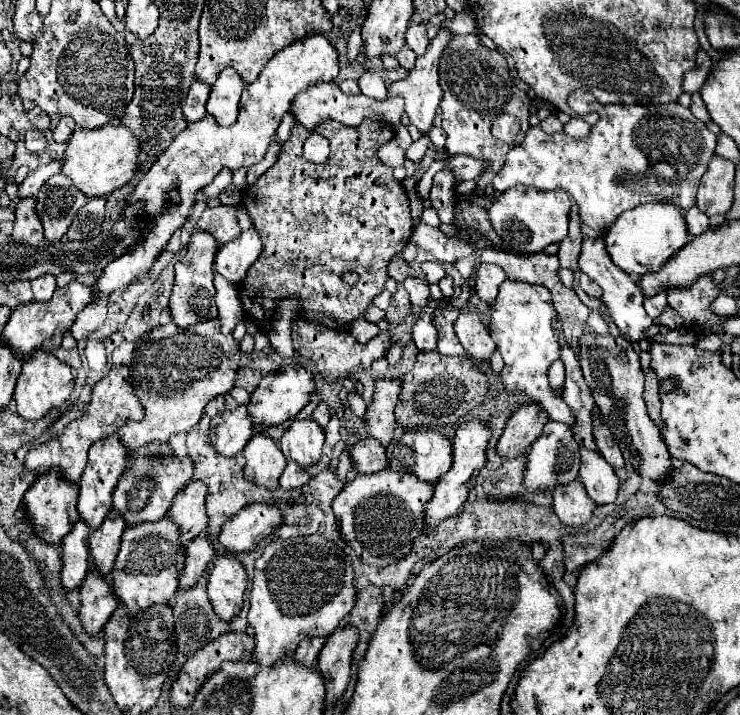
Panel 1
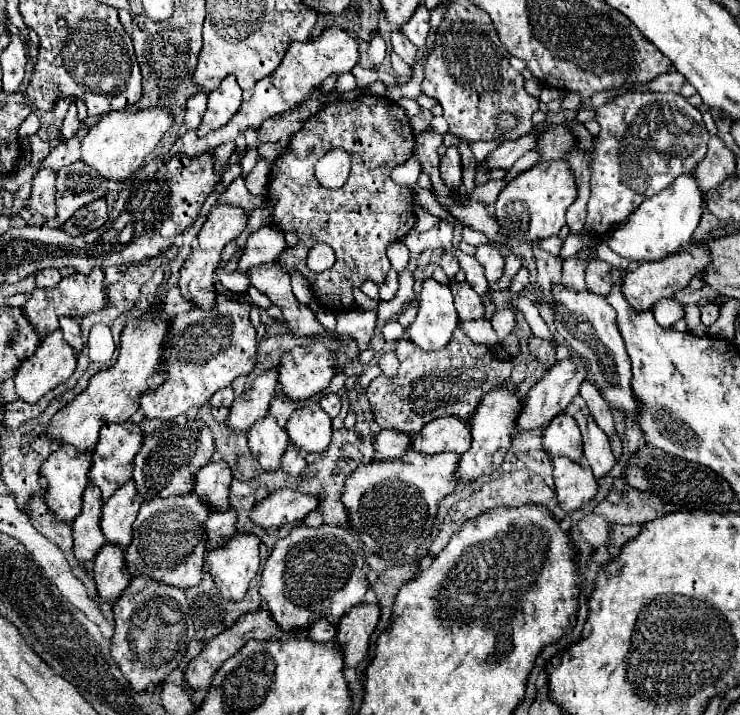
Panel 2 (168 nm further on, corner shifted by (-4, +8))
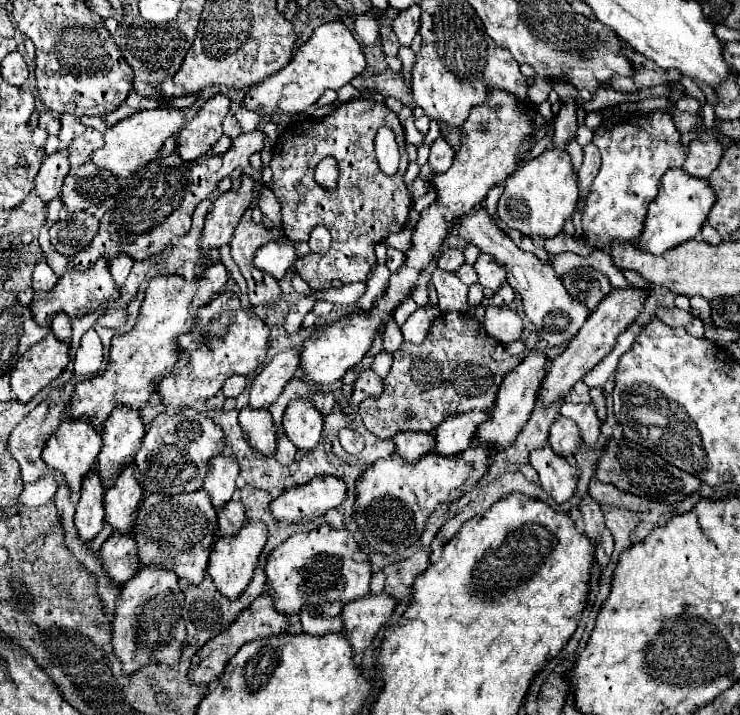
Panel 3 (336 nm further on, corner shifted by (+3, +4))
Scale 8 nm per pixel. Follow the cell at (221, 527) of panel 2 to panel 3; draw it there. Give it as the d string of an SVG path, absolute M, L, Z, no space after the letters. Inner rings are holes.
M231 499L225 507L217 511L217 527L219 527L219 537L223 535L233 535L237 533L245 523L245 509L241 501Z

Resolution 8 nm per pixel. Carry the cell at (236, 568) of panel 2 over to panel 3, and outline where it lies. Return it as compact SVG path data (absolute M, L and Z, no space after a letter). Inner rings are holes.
M247 523L247 527L241 527L237 535L221 537L215 541L215 545L211 549L207 573L213 579L213 583L221 595L225 595L233 601L235 597L239 597L245 591L245 587L249 585L249 581L253 577L253 571L257 567L257 557L263 549L265 541L267 541L267 527L263 523Z

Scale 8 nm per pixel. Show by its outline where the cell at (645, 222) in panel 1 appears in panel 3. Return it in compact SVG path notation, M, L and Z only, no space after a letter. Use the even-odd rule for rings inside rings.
M683 169L667 171L661 177L657 197L651 201L651 205L647 209L647 217L645 217L641 237L637 241L637 249L649 251L653 255L661 255L661 253L697 237L697 233L701 231L703 221L707 219L707 213L709 213L711 205L715 203L713 195L715 193L705 179L691 177Z

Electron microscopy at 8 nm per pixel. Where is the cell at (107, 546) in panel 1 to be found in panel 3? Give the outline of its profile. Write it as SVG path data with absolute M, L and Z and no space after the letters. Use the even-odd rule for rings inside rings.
M129 465L123 469L115 485L105 493L103 507L105 507L105 521L117 531L117 533L131 533L137 507L141 503L143 489L137 481L137 469L135 465Z

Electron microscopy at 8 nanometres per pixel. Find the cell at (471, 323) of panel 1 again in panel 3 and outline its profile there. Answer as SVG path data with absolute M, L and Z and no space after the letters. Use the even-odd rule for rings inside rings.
M435 269L433 271L433 285L439 295L439 309L447 311L467 311L467 291L469 287L463 285L455 273Z

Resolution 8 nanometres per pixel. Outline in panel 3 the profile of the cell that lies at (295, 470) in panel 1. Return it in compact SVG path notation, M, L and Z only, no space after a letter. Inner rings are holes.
M281 435L279 439L277 439L277 451L275 451L275 459L277 461L281 461L283 465L289 465L293 459L295 459L295 453L297 453L297 449L295 449L295 445L285 437L285 435Z

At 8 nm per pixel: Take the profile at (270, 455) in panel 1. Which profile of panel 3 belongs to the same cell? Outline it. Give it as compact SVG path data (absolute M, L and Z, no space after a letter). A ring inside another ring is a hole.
M243 407L239 413L239 425L245 433L245 441L263 457L273 457L277 447L277 431L267 409Z

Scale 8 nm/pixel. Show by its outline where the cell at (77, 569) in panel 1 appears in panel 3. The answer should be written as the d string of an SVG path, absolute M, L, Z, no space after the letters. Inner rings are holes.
M89 471L83 479L81 499L77 503L77 513L75 513L77 533L85 543L91 543L103 527L103 515L105 515L103 493L105 489L101 487L99 475L95 471Z

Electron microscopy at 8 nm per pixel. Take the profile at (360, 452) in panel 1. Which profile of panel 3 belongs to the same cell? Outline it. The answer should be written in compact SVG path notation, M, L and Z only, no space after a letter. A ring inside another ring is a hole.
M397 433L397 437L391 437L395 445L395 453L399 457L405 457L409 461L415 461L417 457L429 453L433 449L433 435L431 433Z

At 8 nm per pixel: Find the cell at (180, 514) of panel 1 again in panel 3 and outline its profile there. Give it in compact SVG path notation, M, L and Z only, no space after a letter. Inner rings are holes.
M217 455L209 463L203 489L209 493L215 509L221 509L235 495L235 479L239 475L239 465L233 457Z

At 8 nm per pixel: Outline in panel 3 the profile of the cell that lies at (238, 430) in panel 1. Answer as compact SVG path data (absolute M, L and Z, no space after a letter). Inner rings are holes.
M299 349L283 351L263 367L263 371L253 379L249 393L249 407L269 407L283 391L287 381L295 375L299 367Z

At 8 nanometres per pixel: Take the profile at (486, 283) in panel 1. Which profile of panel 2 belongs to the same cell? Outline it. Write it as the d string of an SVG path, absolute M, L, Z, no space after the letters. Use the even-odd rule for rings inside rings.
M478 245L476 259L484 267L484 273L486 273L488 281L498 281L502 277L504 257L500 255L500 251L496 247L492 247L492 245Z

